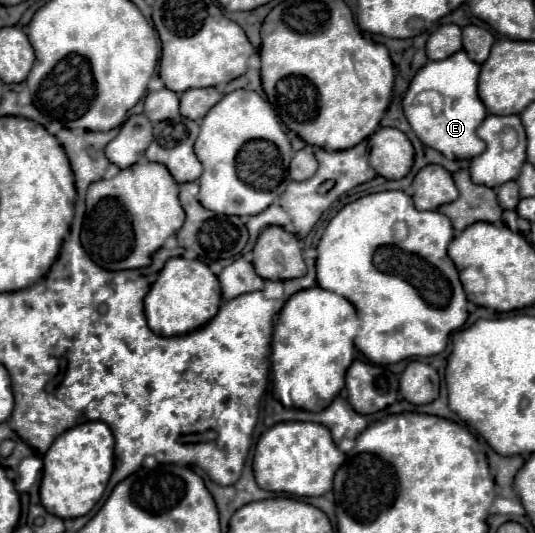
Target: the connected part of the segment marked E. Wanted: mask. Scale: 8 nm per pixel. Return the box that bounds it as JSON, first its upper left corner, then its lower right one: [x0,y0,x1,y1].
[402,50,488,160]

